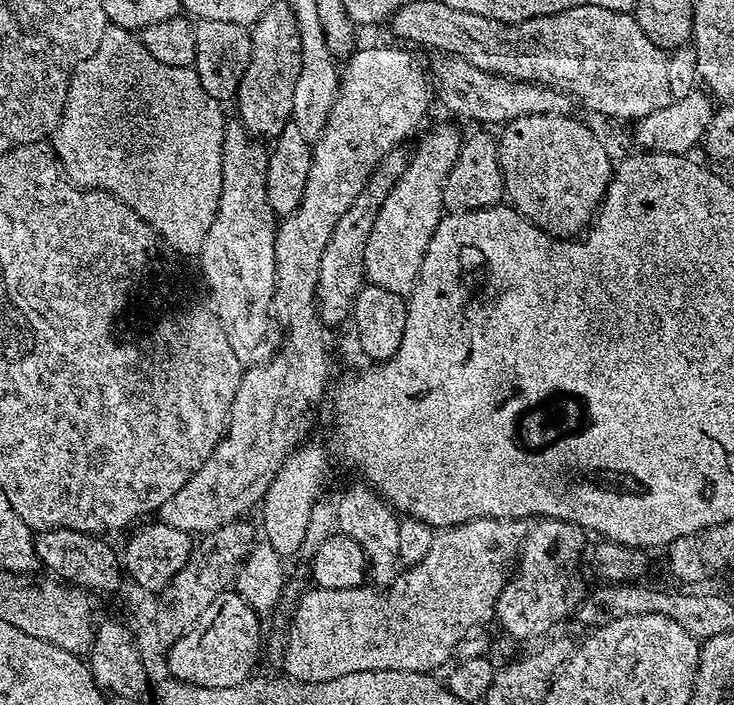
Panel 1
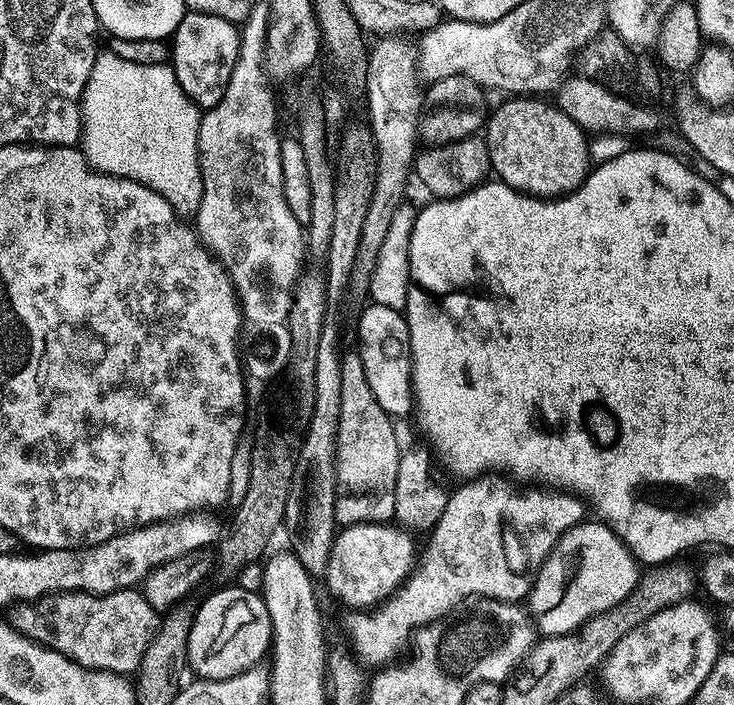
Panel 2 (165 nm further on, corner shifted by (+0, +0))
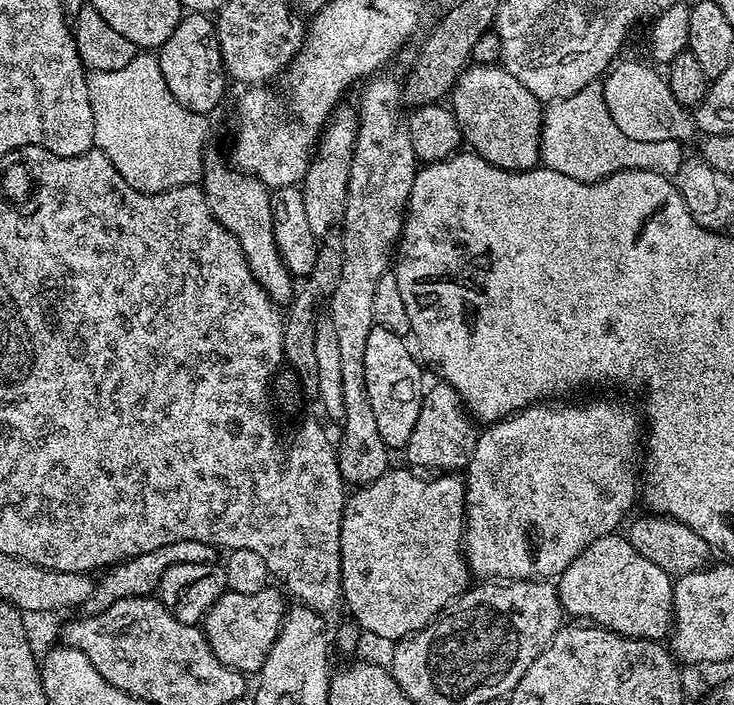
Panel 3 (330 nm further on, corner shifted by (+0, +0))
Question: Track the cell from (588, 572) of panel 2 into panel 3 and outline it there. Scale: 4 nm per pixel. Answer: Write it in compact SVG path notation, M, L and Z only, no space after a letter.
M627 535L599 536L566 566L558 578L560 606L569 617L591 622L623 636L663 641L672 626L673 577L638 554Z

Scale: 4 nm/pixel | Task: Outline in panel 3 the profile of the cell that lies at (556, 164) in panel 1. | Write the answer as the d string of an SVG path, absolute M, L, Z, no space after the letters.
M476 64L465 68L451 90L450 107L460 127L463 143L486 162L507 172L525 172L541 163L540 127L544 121L542 102L502 66Z

